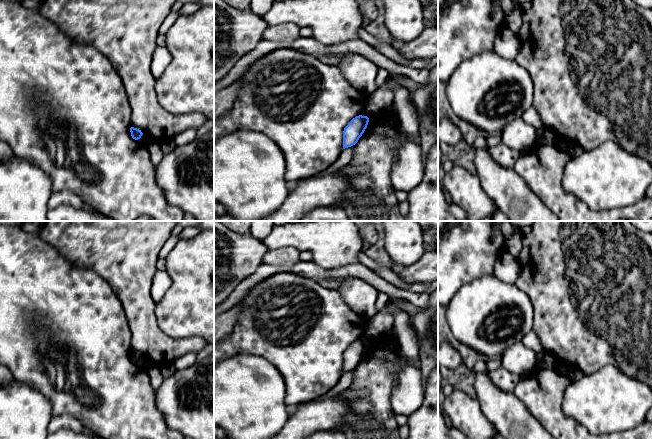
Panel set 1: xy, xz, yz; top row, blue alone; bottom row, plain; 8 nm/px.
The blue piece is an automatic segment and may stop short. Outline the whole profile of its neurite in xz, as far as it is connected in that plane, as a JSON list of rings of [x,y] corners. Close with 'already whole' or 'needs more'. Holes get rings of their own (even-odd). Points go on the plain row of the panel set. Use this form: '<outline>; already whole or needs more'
[[[356,340],[343,355],[343,373],[355,369],[367,352],[369,342],[367,340]]]; already whole

